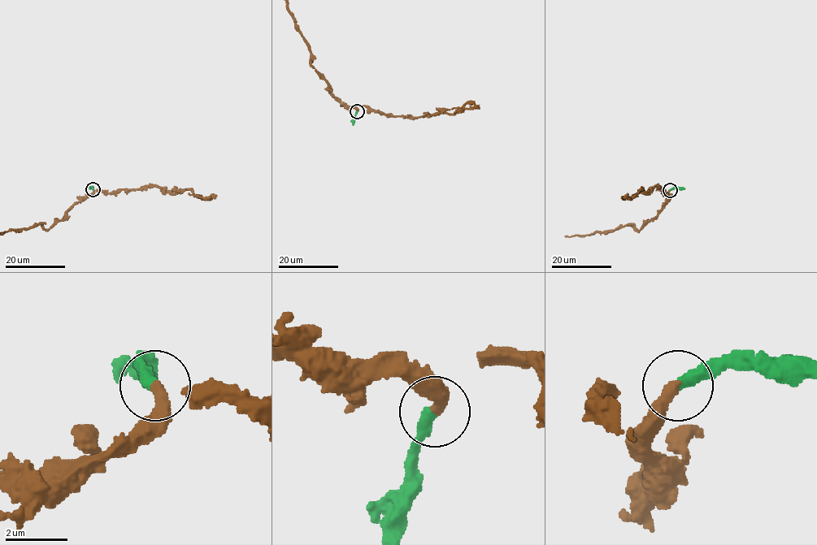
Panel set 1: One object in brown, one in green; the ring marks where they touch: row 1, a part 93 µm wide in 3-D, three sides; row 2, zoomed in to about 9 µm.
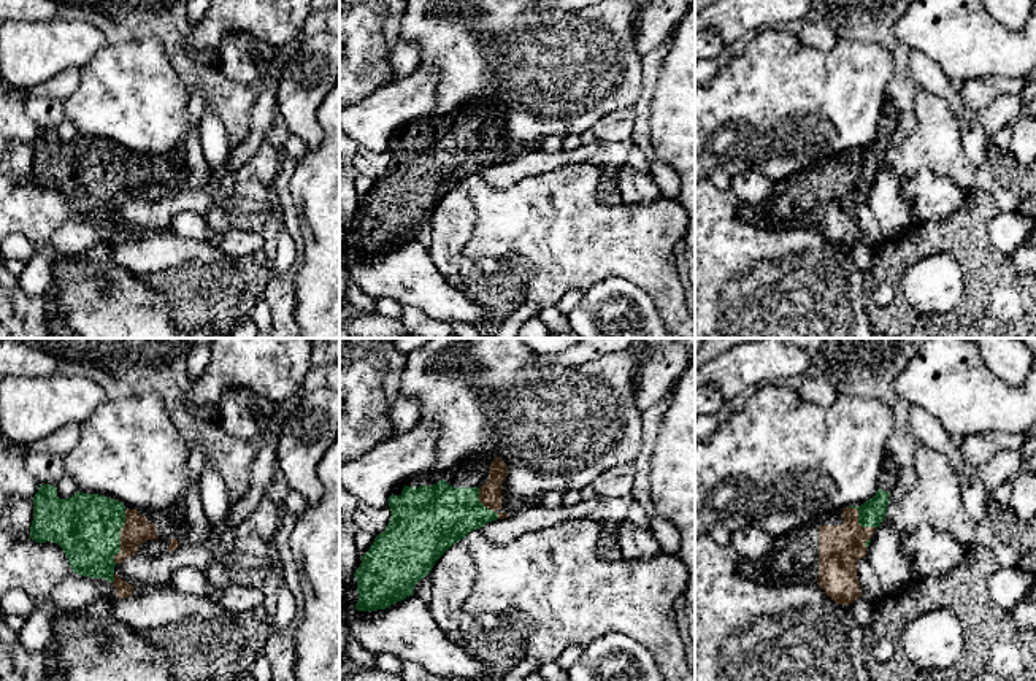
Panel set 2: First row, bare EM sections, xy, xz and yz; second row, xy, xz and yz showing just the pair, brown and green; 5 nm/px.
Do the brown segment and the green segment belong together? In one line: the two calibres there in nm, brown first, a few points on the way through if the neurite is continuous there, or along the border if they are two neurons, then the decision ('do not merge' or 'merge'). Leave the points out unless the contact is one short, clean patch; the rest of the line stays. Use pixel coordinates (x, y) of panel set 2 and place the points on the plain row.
140 nm thick on the brown side, 340 nm on the other; runs through xy (135, 175), (121, 180), (95, 176), (88, 172); merge

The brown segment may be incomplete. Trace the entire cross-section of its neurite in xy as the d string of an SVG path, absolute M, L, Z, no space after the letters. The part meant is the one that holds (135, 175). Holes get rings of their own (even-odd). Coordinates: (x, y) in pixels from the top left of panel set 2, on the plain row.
M40 129L32 144L32 184L57 187L65 197L73 217L113 227L117 243L132 241L133 230L122 225L114 211L135 200L141 187L159 183L154 167L148 167L138 154L127 154L122 146L105 140L76 137L68 143L59 143L57 132L52 129Z

